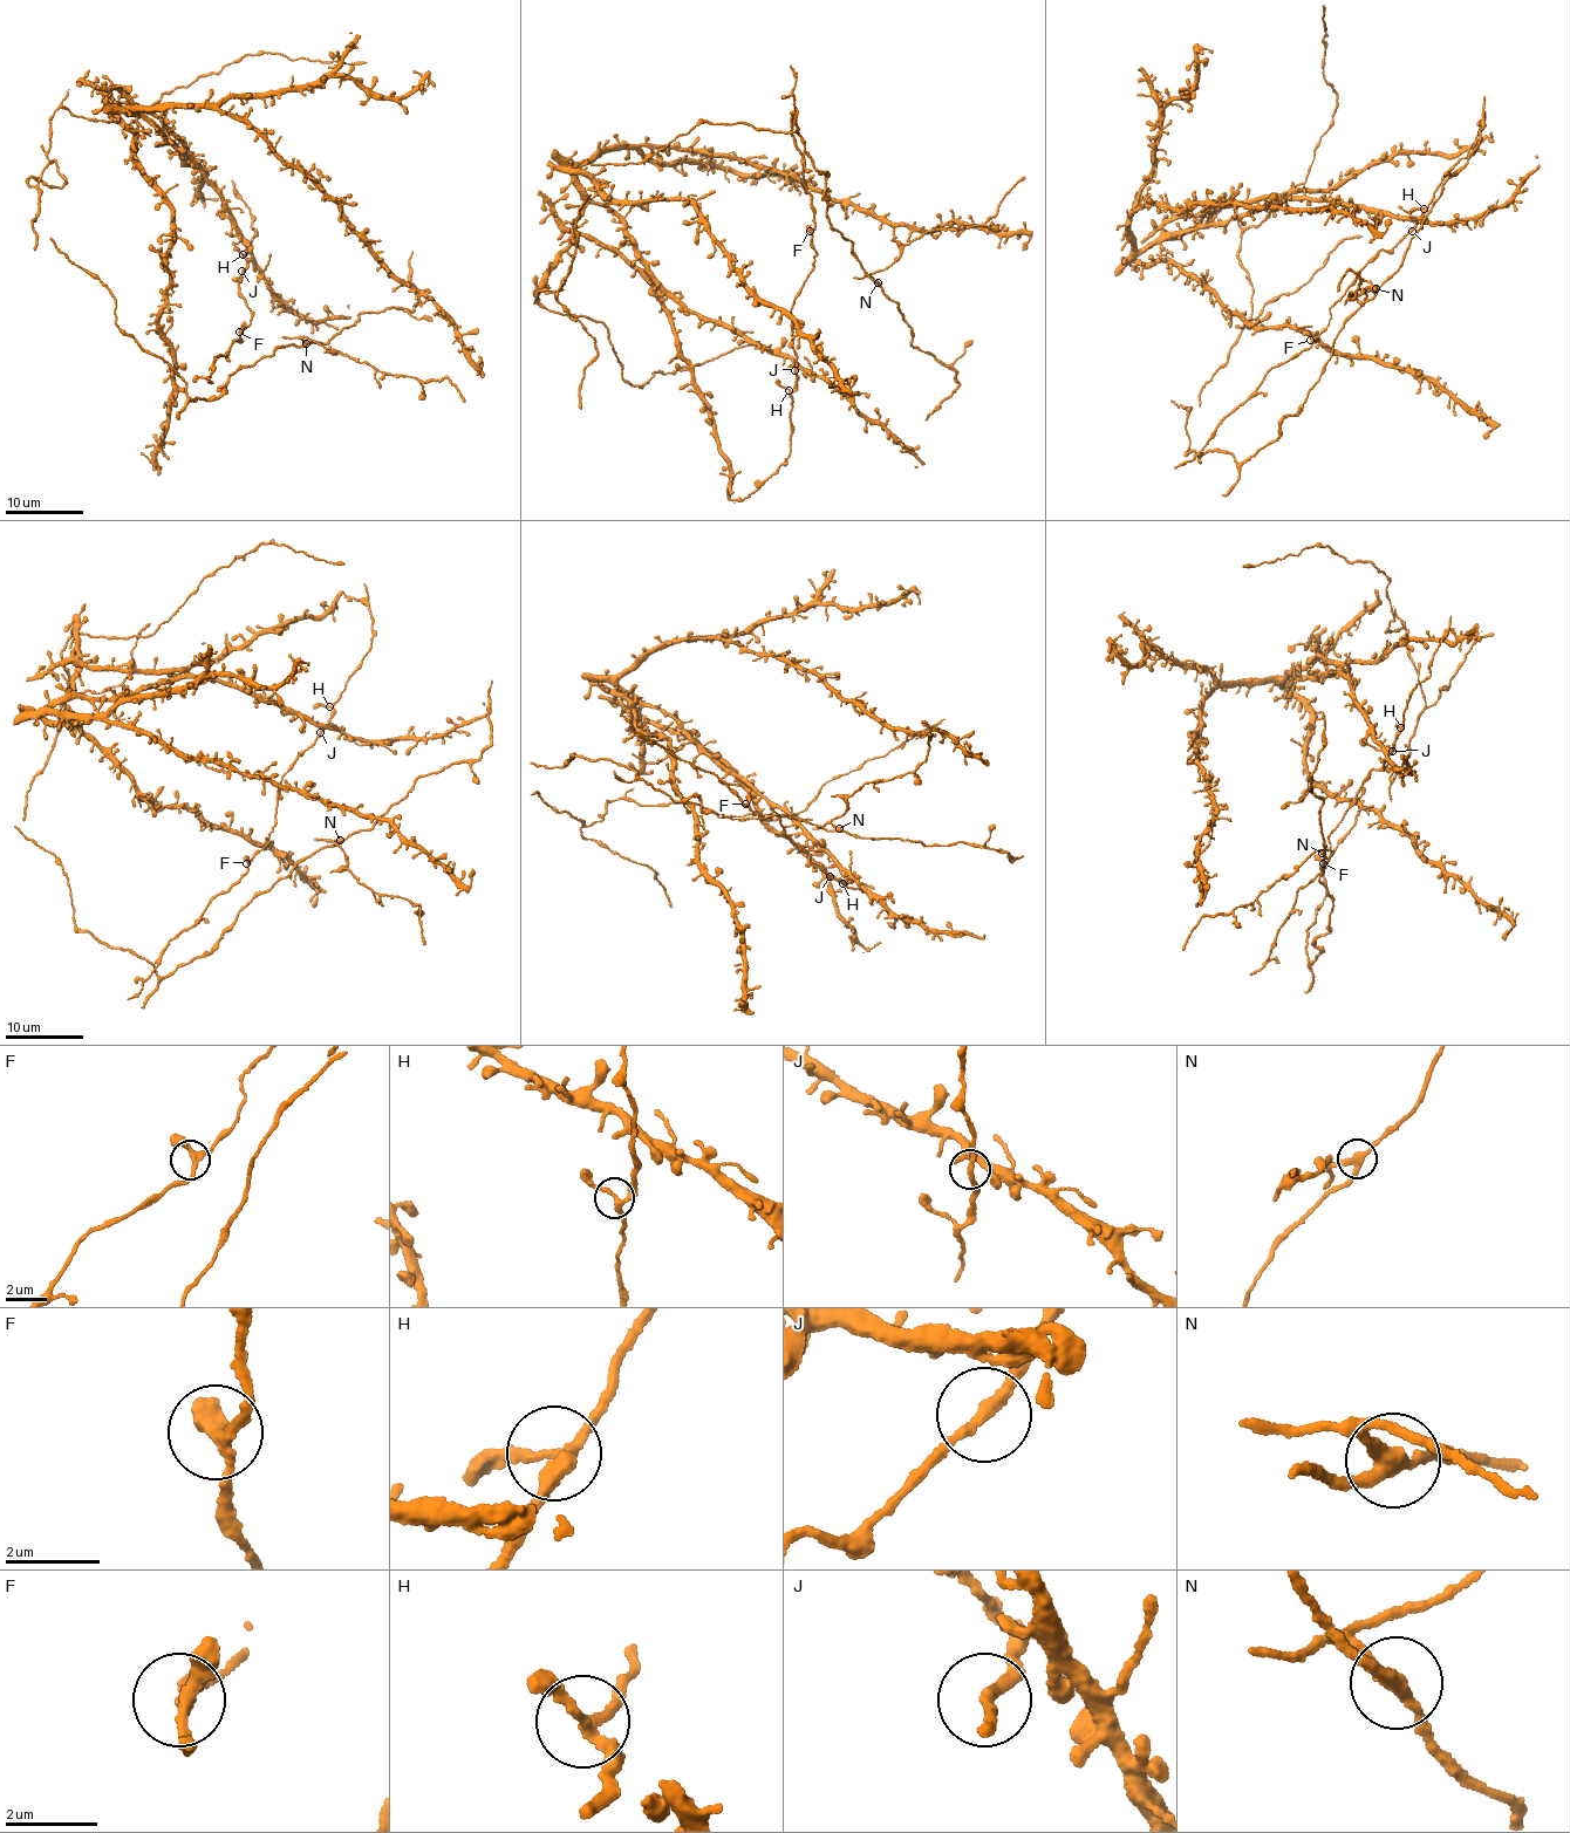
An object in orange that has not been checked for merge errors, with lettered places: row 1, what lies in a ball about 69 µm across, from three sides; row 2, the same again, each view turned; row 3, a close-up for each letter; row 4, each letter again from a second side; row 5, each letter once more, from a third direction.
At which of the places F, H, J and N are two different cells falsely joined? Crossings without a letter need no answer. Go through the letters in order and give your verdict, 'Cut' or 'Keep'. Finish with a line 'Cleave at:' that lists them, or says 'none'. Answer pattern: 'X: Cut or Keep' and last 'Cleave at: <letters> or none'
F: Keep
H: Keep
J: Keep
N: Cut
Cleave at: N

